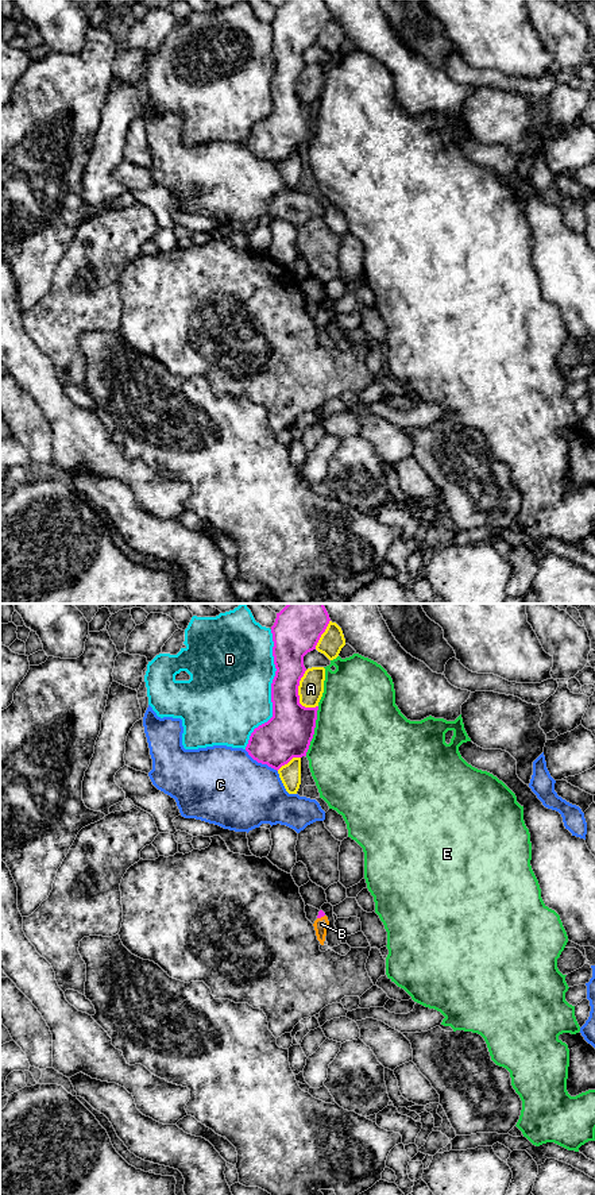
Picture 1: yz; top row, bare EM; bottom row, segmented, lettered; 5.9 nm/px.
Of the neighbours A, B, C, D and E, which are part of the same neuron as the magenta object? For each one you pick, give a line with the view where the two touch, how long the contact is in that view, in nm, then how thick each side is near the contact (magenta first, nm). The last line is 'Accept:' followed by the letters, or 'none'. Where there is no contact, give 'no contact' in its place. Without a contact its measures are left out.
B: yz | 50 nm | 40/80 nm
Accept: B

